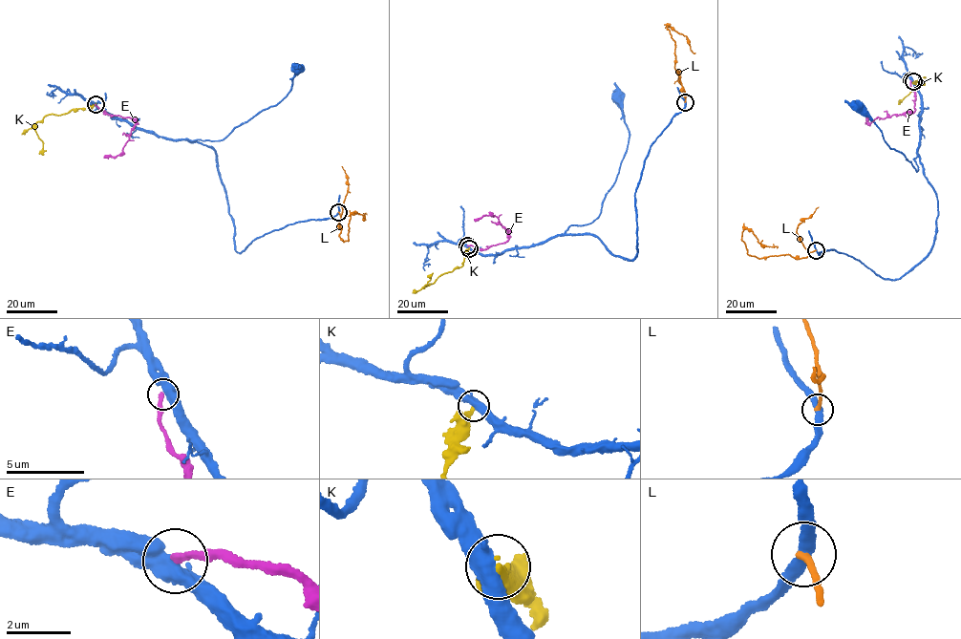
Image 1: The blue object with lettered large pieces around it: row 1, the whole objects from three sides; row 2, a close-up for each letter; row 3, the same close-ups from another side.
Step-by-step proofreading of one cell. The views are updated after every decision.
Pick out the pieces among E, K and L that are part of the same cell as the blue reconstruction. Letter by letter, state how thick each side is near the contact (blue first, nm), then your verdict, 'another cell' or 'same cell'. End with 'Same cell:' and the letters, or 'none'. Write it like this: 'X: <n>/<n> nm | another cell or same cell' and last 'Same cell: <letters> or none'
E: 500/240 nm | another cell
K: 500/280 nm | another cell
L: 320/220 nm | another cell
Same cell: none

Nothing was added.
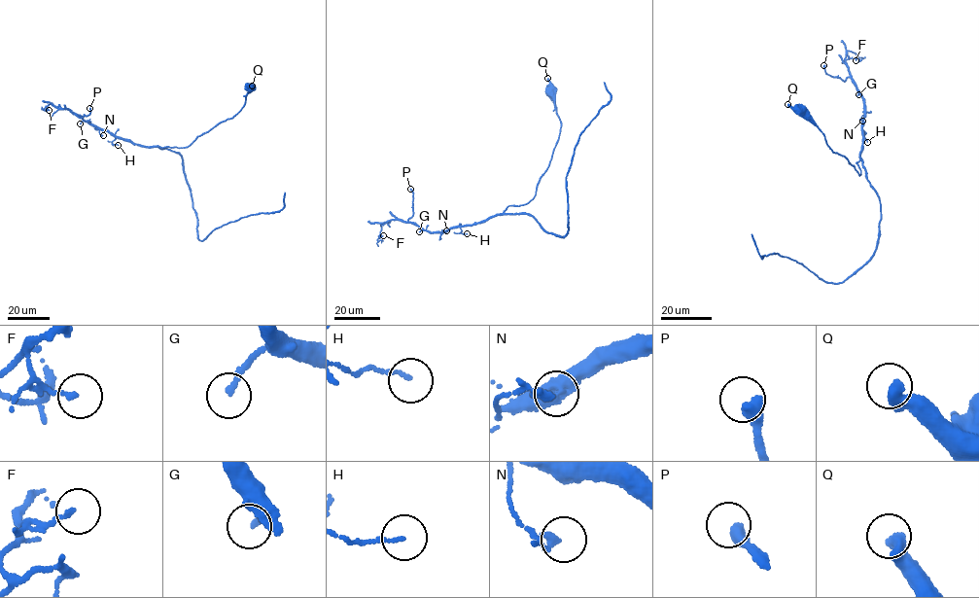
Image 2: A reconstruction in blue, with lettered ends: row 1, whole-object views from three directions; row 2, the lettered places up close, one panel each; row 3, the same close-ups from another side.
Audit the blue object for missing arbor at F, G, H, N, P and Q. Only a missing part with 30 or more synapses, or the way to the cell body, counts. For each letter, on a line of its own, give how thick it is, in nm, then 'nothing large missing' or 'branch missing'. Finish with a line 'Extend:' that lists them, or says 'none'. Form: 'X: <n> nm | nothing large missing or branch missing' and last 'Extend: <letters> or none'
F: 130 nm | nothing large missing
G: 200 nm | nothing large missing
H: 110 nm | nothing large missing
N: 240 nm | nothing large missing
P: 440 nm | nothing large missing
Q: 500 nm | nothing large missing
Extend: none

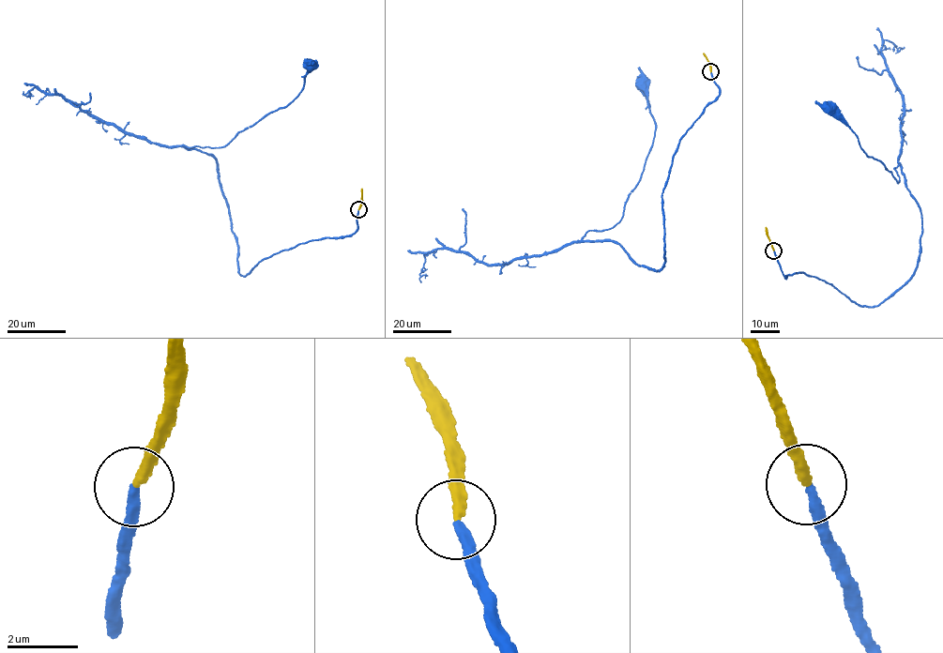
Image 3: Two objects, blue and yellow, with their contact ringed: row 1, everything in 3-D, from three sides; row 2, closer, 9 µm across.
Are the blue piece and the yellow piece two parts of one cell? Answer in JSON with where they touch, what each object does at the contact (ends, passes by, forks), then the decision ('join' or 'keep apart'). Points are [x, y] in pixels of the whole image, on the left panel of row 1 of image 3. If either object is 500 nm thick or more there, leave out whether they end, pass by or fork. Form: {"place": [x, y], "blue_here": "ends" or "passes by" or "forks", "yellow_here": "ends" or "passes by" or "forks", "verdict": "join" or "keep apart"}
{"place": [358, 209], "blue_here": "ends", "yellow_here": "ends", "verdict": "join"}

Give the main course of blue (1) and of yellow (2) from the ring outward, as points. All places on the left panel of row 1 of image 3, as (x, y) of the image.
1: (358, 209), (355, 233), (282, 250), (243, 276), (217, 159), (182, 145), (223, 146), (296, 97), (310, 65)
2: (358, 209), (361, 189)

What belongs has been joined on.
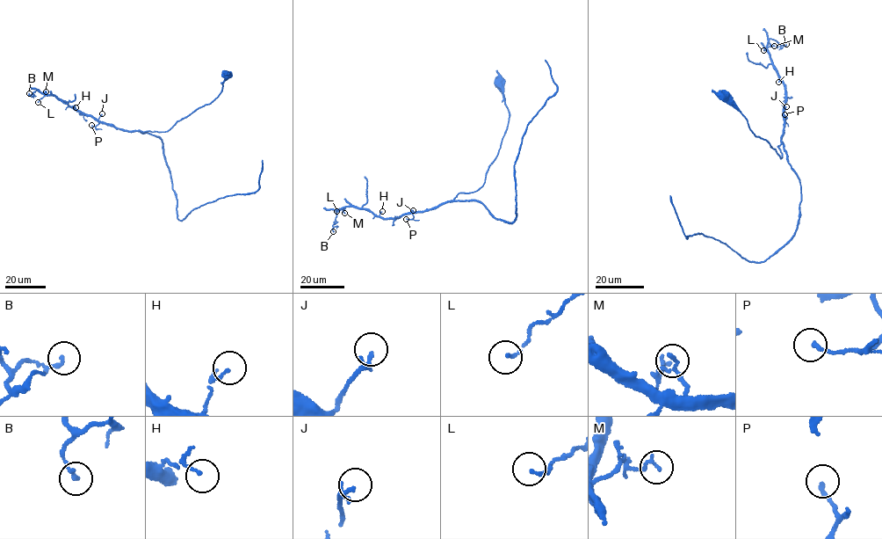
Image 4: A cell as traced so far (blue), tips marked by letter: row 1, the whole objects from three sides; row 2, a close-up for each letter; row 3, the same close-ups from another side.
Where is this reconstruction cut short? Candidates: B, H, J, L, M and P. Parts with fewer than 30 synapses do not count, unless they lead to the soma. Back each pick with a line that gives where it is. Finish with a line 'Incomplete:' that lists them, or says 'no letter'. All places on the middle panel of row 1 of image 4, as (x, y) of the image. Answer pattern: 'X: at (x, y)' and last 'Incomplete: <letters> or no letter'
Incomplete: no letter

